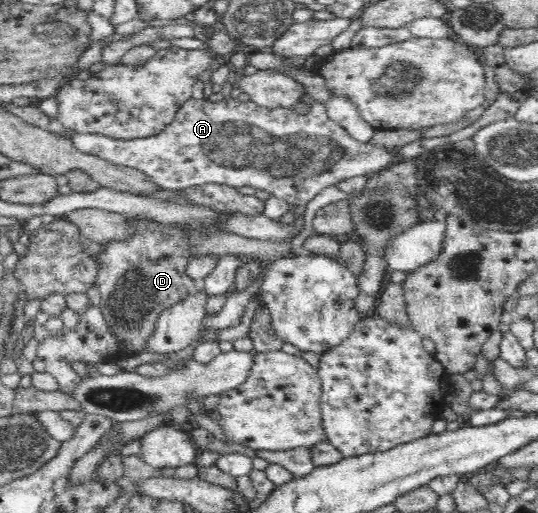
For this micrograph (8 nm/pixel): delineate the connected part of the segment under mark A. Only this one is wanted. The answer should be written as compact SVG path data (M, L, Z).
M307 96L301 102L308 106L310 111L307 114L298 115L295 107L268 110L251 100L241 103L232 97L216 103L204 98L191 98L178 109L174 119L153 136L118 139L106 134L79 133L73 141L84 153L101 157L110 164L138 169L150 175L162 189L185 190L212 183L237 189L249 185L254 189L268 191L275 198L296 207L307 205L330 185L354 177L373 175L394 164L391 149L356 141L340 124L327 116L325 104Z

